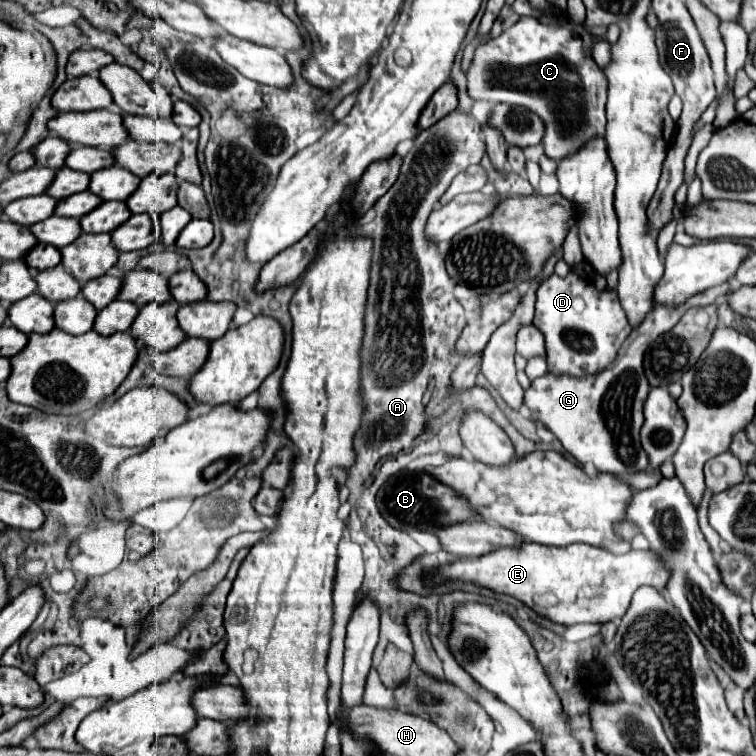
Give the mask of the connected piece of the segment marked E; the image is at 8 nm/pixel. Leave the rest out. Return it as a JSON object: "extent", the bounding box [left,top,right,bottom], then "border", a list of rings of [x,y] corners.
{"extent":[439,543,669,623],"border":[[[525,543],[521,549],[501,547],[479,559],[459,559],[453,565],[439,569],[439,579],[465,579],[475,581],[499,595],[511,595],[541,615],[561,623],[607,623],[621,619],[633,593],[641,585],[653,585],[659,593],[669,581],[669,567],[659,553],[627,551],[615,555],[607,549],[575,543],[565,549],[547,547],[539,543]]]}

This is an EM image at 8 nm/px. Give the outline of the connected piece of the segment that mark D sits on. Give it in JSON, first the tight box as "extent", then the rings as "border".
{"extent":[533,271,631,377],"border":[[[573,271],[567,277],[553,273],[541,283],[537,289],[533,325],[545,337],[547,363],[551,367],[551,373],[569,373],[573,377],[593,375],[605,369],[617,355],[621,343],[631,333],[631,325],[619,303],[617,291],[599,291],[593,285],[587,285]]]}

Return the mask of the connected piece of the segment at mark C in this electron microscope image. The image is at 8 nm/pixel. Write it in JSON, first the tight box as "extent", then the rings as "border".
{"extent":[467,17,607,161],"border":[[[521,17],[513,27],[505,29],[505,33],[501,33],[499,37],[491,39],[489,43],[485,45],[479,45],[475,49],[475,57],[467,69],[467,93],[471,99],[485,99],[485,101],[491,101],[491,103],[507,103],[507,105],[517,105],[517,107],[525,107],[533,113],[537,113],[545,125],[545,137],[543,137],[543,149],[545,149],[545,155],[549,159],[555,159],[555,161],[561,161],[569,155],[575,155],[585,143],[589,143],[589,139],[595,139],[595,137],[603,137],[605,135],[605,125],[607,125],[607,119],[605,119],[605,103],[607,103],[607,77],[603,73],[601,67],[597,67],[597,63],[593,61],[591,57],[591,45],[593,45],[593,35],[589,35],[581,25],[573,25],[573,23],[567,23],[567,21],[559,21],[555,25],[543,25],[539,23],[539,19],[535,17]]]}

